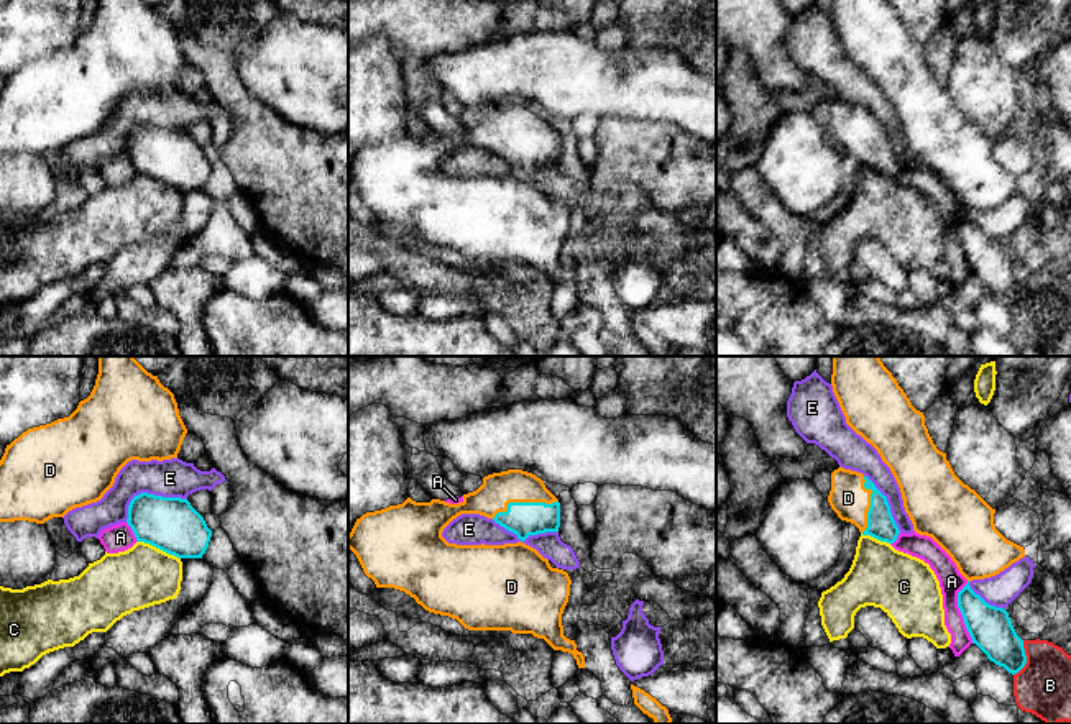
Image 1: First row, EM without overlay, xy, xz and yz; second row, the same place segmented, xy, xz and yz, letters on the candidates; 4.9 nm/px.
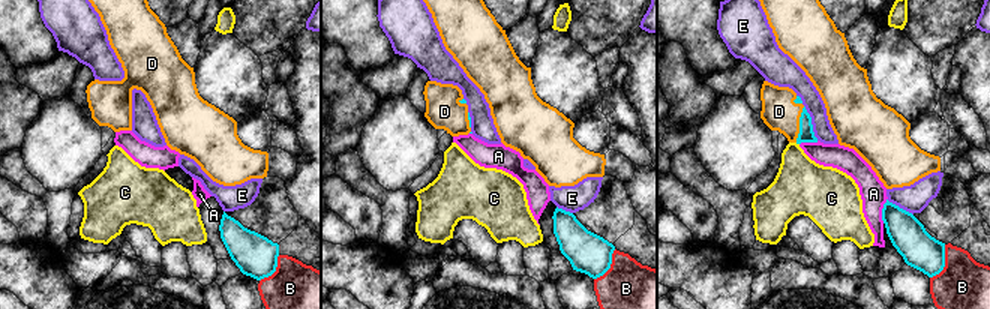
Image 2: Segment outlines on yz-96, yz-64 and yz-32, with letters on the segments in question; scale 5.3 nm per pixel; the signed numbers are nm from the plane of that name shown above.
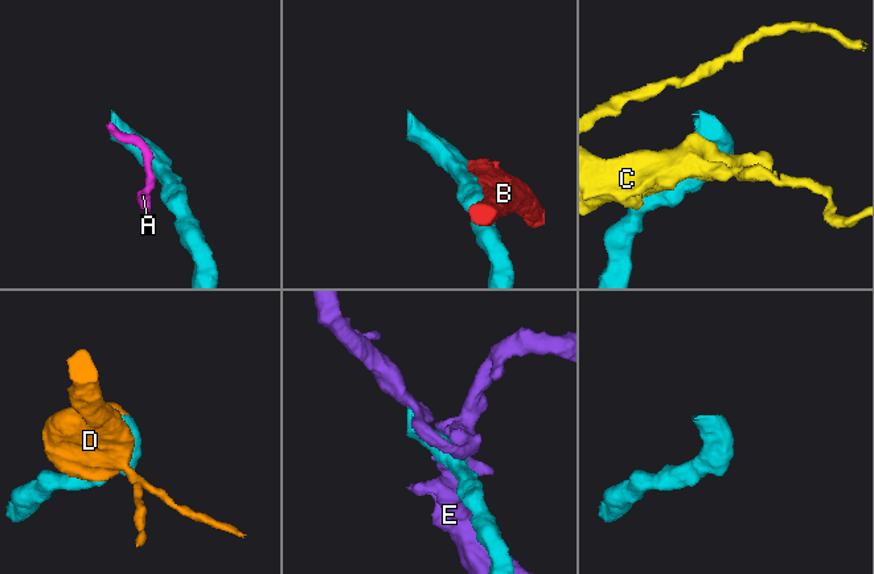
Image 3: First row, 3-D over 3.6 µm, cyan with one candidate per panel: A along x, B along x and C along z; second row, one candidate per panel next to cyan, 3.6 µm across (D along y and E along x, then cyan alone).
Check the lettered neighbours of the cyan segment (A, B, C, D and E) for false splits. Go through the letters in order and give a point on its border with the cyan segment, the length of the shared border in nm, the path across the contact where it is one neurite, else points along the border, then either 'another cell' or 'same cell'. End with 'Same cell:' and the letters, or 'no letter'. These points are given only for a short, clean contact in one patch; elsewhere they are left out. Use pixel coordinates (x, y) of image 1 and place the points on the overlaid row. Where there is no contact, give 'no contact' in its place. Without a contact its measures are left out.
A: yz (961, 613) | 300 nm | another cell
B: yz (1025, 659) | 180 nm | another cell
C: xy (160, 549) | 220 nm | another cell
D: xz (523, 503) | 340 nm | same cell
E: xy (148, 494) | 320 nm | another cell
Same cell: D

